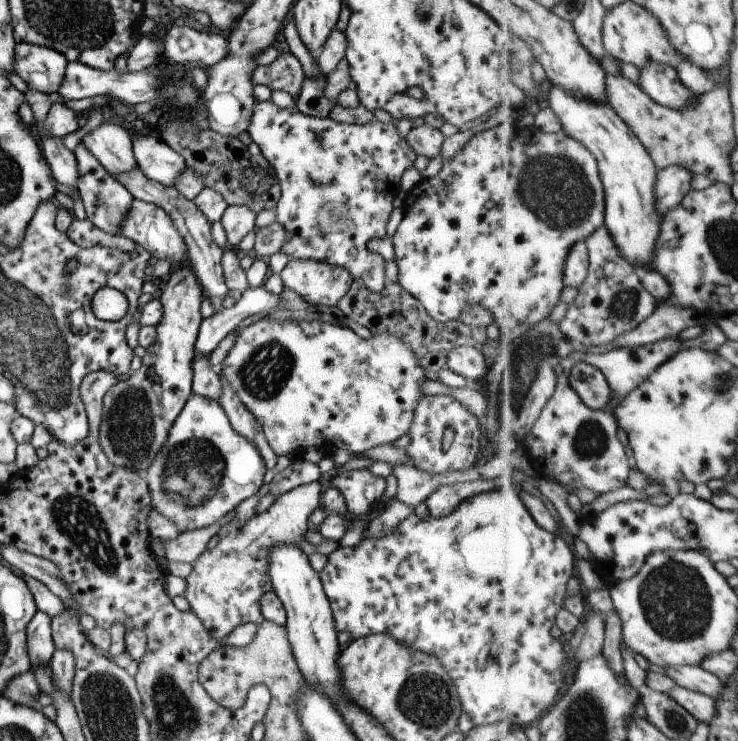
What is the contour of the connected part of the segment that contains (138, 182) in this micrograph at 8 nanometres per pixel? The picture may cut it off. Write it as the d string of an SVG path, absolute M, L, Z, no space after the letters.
M135 167L126 173L119 173L113 176L118 183L121 183L134 199L145 201L162 208L169 216L178 233L182 236L187 247L187 256L189 264L193 268L193 272L199 281L201 290L214 307L214 313L220 313L225 310L224 299L228 295L221 259L223 251L212 241L211 224L204 214L196 207L192 200L185 198L174 187L166 187L158 182L150 180L144 175L144 172L139 167Z

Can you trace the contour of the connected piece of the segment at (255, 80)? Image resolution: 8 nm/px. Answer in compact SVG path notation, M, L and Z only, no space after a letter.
M284 48L272 64L257 66L251 76L251 82L253 85L263 85L270 90L282 90L294 96L301 92L304 78L302 64Z

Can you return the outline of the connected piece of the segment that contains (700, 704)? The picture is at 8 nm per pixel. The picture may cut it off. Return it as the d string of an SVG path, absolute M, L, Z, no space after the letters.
M678 686L668 694L694 714L699 721L711 724L719 714L716 698L705 693Z

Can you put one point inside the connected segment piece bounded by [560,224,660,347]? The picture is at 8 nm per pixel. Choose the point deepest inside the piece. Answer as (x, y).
(613, 301)

